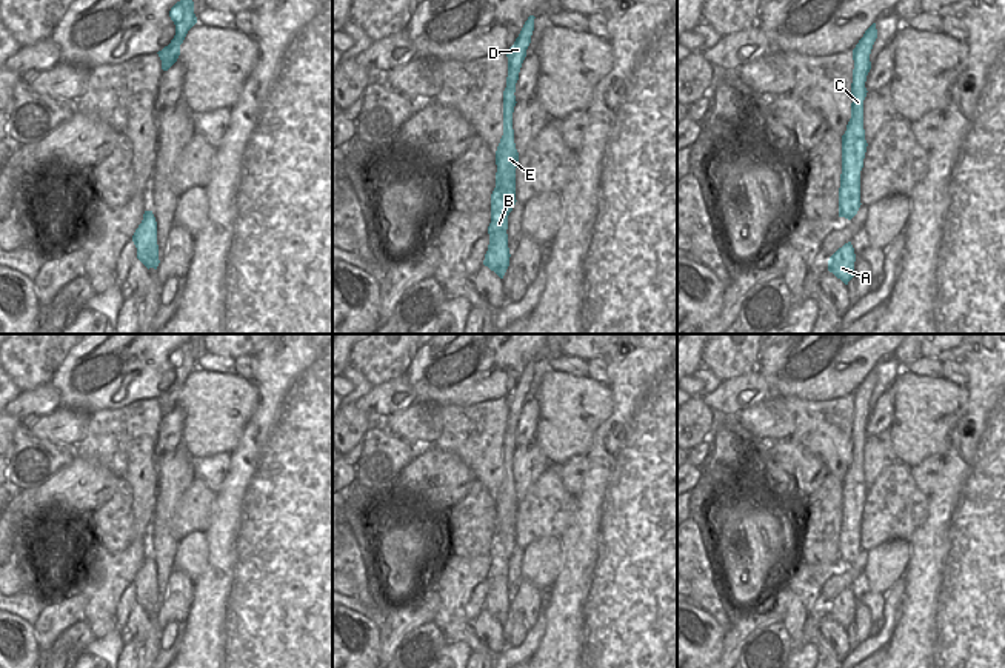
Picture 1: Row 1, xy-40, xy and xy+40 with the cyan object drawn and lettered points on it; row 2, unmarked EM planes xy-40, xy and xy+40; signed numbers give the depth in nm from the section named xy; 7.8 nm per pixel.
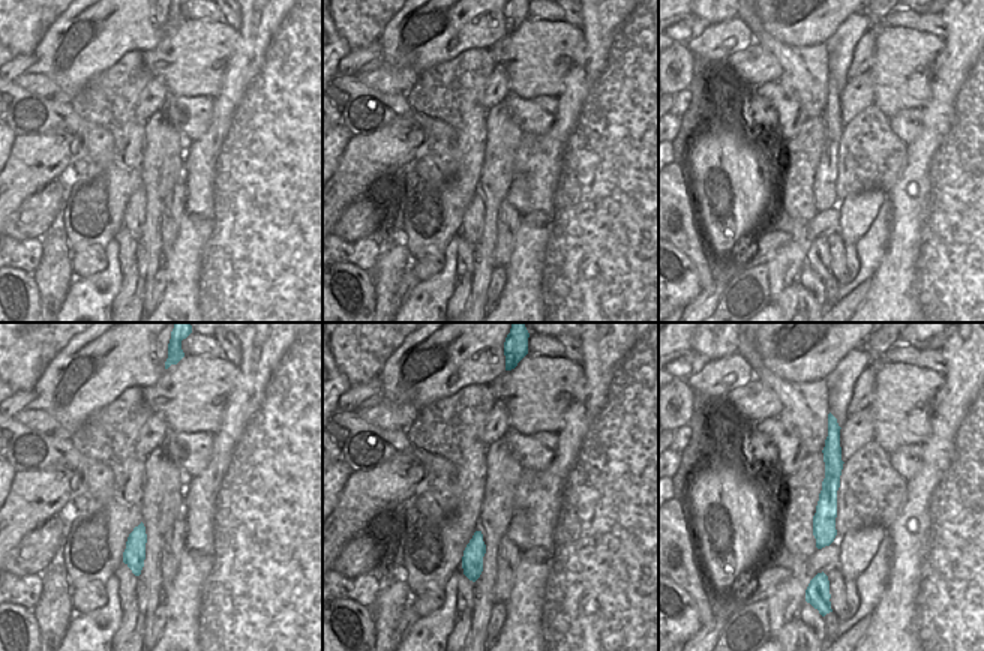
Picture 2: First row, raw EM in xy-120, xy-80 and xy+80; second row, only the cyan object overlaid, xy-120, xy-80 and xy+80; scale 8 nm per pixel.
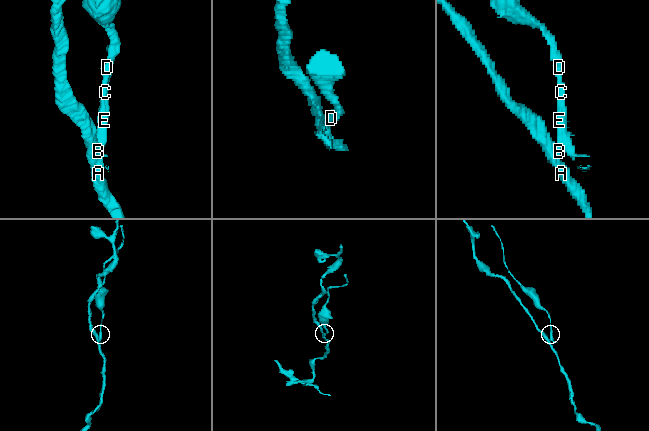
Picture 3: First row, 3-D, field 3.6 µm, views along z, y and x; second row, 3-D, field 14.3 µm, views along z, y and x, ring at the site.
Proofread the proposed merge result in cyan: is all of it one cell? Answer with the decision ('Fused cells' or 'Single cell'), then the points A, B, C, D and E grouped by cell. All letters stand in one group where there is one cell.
Fused cells. Groups: A B / C D E

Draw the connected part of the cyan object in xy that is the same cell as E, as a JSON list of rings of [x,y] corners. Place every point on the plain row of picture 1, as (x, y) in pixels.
[[[534,360],[528,362],[514,389],[505,397],[508,402],[508,422],[503,436],[503,480],[496,496],[496,533],[491,539],[491,556],[499,556],[503,560],[509,560],[517,546],[516,513],[519,509],[519,497],[516,494],[513,474],[513,457],[517,448],[514,437],[526,394],[531,388],[534,363]]]

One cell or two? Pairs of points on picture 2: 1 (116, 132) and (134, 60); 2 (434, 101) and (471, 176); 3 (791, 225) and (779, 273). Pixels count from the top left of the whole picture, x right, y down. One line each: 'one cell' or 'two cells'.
1: one cell
2: one cell
3: one cell

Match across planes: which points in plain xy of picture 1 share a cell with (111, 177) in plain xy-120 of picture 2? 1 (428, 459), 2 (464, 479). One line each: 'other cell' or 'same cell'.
1: other cell
2: other cell

